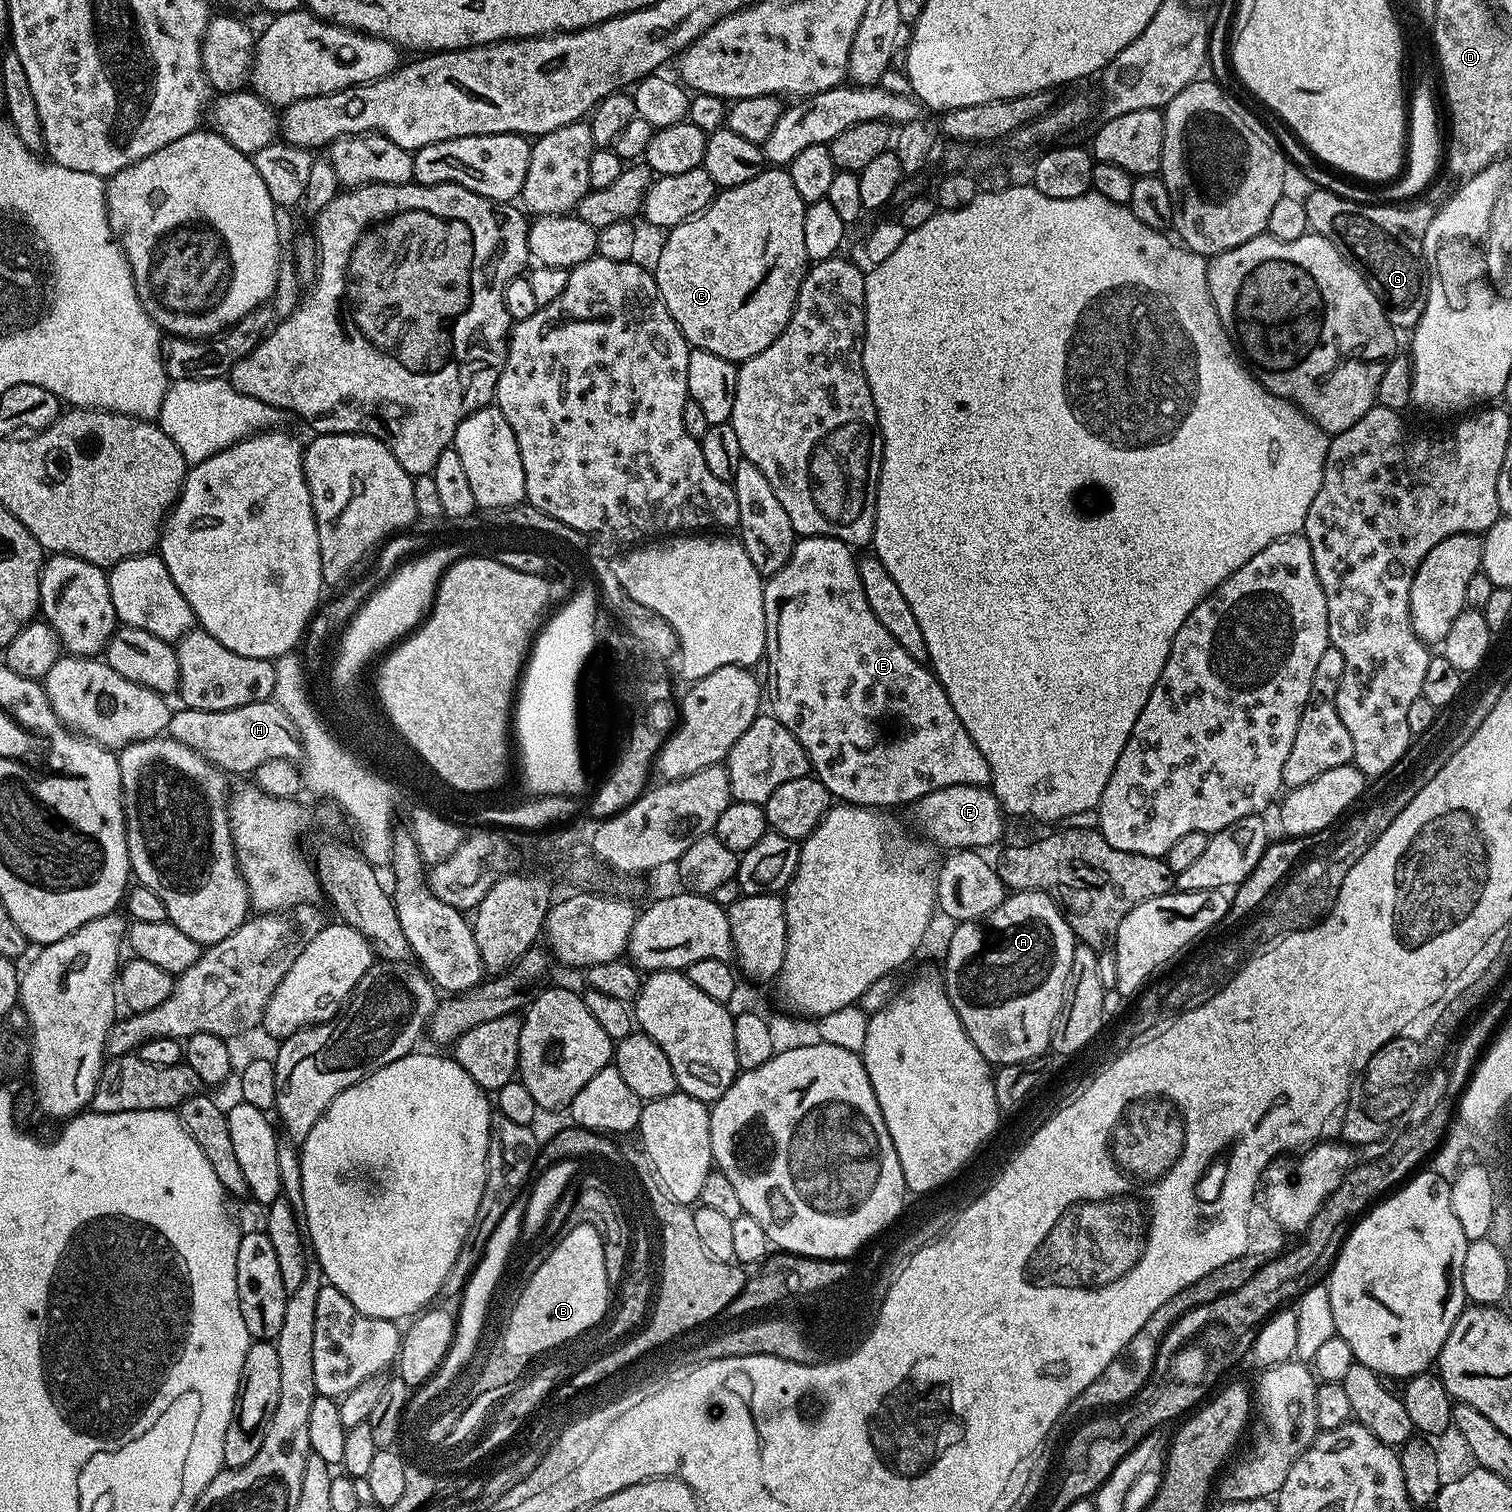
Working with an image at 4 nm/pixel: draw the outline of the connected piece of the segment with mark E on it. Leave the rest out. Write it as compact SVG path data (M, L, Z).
M805 536L797 539L795 546L792 547L790 558L786 562L786 566L782 566L782 570L778 570L774 575L767 577L764 585L764 609L766 610L766 638L768 639L768 651L766 653L766 665L768 664L768 672L772 675L772 708L771 715L782 722L782 726L786 726L786 730L790 730L790 734L794 734L794 738L798 738L798 742L808 752L808 762L811 771L816 779L822 781L826 786L826 790L837 801L846 804L861 804L864 808L874 808L877 810L895 809L895 804L915 805L917 800L921 800L926 794L930 794L939 788L945 788L951 784L979 784L988 786L992 783L992 775L990 774L990 766L986 762L986 758L982 758L982 750L978 750L978 746L974 746L974 742L970 738L970 734L966 734L966 726L962 726L962 722L958 718L958 714L954 714L954 710L950 706L950 702L946 698L946 690L936 678L936 673L931 667L925 666L921 661L910 658L910 654L906 654L906 650L902 650L902 646L898 646L898 642L894 642L890 630L886 630L886 626L882 626L882 622L878 622L878 618L874 618L874 610L870 610L870 602L866 602L866 590L862 590L862 578L858 574L858 560L854 555L853 549L834 538L826 538L825 536Z

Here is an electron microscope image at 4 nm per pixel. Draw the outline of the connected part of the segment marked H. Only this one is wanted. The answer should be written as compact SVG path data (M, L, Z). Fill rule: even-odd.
M272 700L217 712L181 707L173 711L168 723L167 735L173 740L182 742L182 746L190 746L190 750L202 754L202 758L206 758L225 774L231 772L252 774L258 766L262 766L262 762L267 760L282 758L296 762L302 756L296 727Z

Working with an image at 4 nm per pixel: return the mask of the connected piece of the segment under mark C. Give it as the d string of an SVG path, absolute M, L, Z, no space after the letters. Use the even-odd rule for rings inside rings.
M768 166L754 178L750 178L750 182L742 182L742 186L717 191L715 200L700 215L682 222L665 235L668 237L665 238L664 245L661 246L660 253L656 256L656 268L654 267L656 285L666 310L670 310L670 318L674 318L674 322L680 327L692 348L710 350L710 354L718 354L718 358L743 362L754 358L754 354L762 354L762 350L766 350L766 346L770 346L770 342L774 342L774 338L778 338L784 332L800 293L800 283L804 280L804 273L810 267L802 230L805 207L803 198L794 187L794 178L790 178L790 174L783 167Z

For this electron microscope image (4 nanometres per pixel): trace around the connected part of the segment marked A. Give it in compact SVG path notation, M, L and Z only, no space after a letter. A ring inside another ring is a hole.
M1012 892L1011 894L1005 895L1002 903L993 910L989 916L984 917L982 922L977 922L975 920L965 920L963 922L957 923L956 928L952 932L952 937L948 940L948 953L944 956L944 976L942 975L942 983L944 985L944 991L948 993L950 1002L954 1006L954 1010L958 1014L958 1018L962 1022L962 1026L966 1030L966 1034L970 1038L970 1042L974 1042L974 1046L978 1046L978 1050L982 1053L984 1057L988 1059L989 1064L993 1066L999 1066L1001 1064L1013 1064L1014 1062L1026 1062L1027 1060L1035 1060L1037 1058L1043 1057L1044 1051L1048 1052L1051 1042L1052 1042L1052 1032L1054 1027L1056 1027L1056 1021L1060 1017L1060 1012L1063 1010L1064 1006L1064 991L1066 990L1067 979L1070 975L1070 964L1073 961L1074 950L1078 943L1075 934L1070 930L1070 926L1066 922L1066 918L1060 912L1060 907L1057 906L1054 901L1049 898L1049 896L1044 892Z

